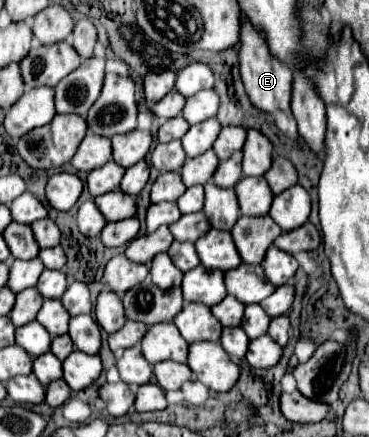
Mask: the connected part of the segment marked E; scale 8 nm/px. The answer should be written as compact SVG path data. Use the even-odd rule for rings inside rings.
M244 17L242 21L242 33L240 33L240 73L246 85L246 93L252 101L252 105L268 115L274 117L274 125L290 139L298 141L298 127L290 111L290 97L292 97L292 69L288 65L280 63L276 57L272 57L266 39L262 33L258 33L252 23Z

